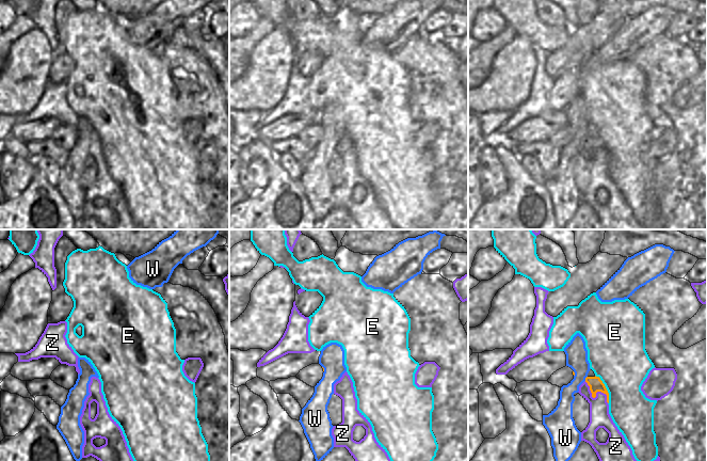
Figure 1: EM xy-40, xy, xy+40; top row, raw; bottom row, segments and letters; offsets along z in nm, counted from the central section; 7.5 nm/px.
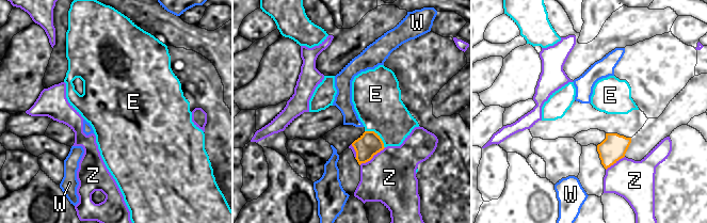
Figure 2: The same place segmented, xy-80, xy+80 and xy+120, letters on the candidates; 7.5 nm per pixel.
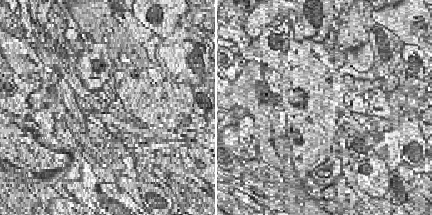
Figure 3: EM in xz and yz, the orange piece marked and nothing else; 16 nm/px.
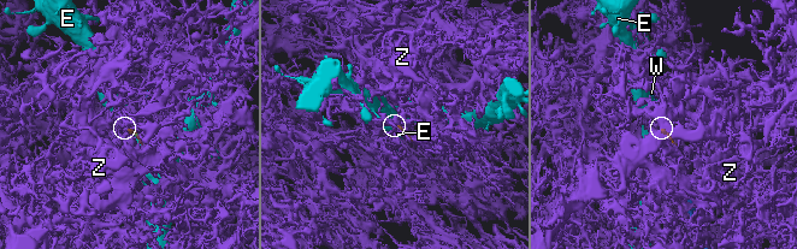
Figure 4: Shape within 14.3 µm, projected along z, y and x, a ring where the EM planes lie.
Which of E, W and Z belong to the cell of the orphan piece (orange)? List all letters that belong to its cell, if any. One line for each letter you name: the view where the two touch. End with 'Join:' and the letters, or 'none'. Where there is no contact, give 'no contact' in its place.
Join: none

